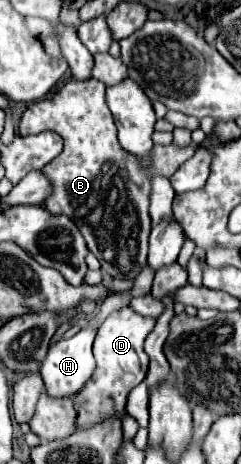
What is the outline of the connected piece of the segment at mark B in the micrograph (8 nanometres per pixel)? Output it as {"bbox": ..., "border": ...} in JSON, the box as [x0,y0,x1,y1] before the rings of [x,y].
{"bbox":[19,78,197,280],"border":[[[71,78],[53,96],[29,104],[19,122],[19,136],[43,130],[53,130],[65,140],[63,152],[41,170],[51,182],[51,196],[43,206],[51,214],[65,214],[77,224],[87,248],[101,262],[103,272],[115,278],[133,280],[147,264],[151,178],[157,174],[169,178],[181,162],[193,156],[197,144],[191,144],[189,148],[155,144],[149,154],[149,168],[141,166],[139,158],[117,142],[117,128],[105,104],[105,84],[95,78]]]}

